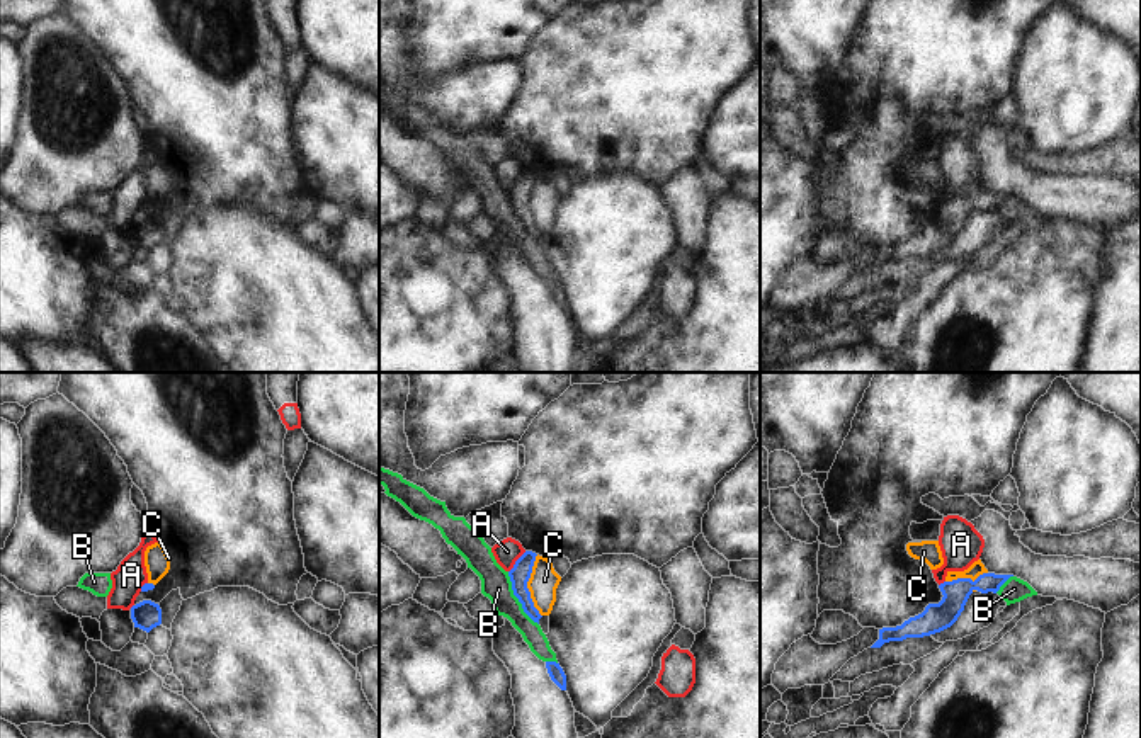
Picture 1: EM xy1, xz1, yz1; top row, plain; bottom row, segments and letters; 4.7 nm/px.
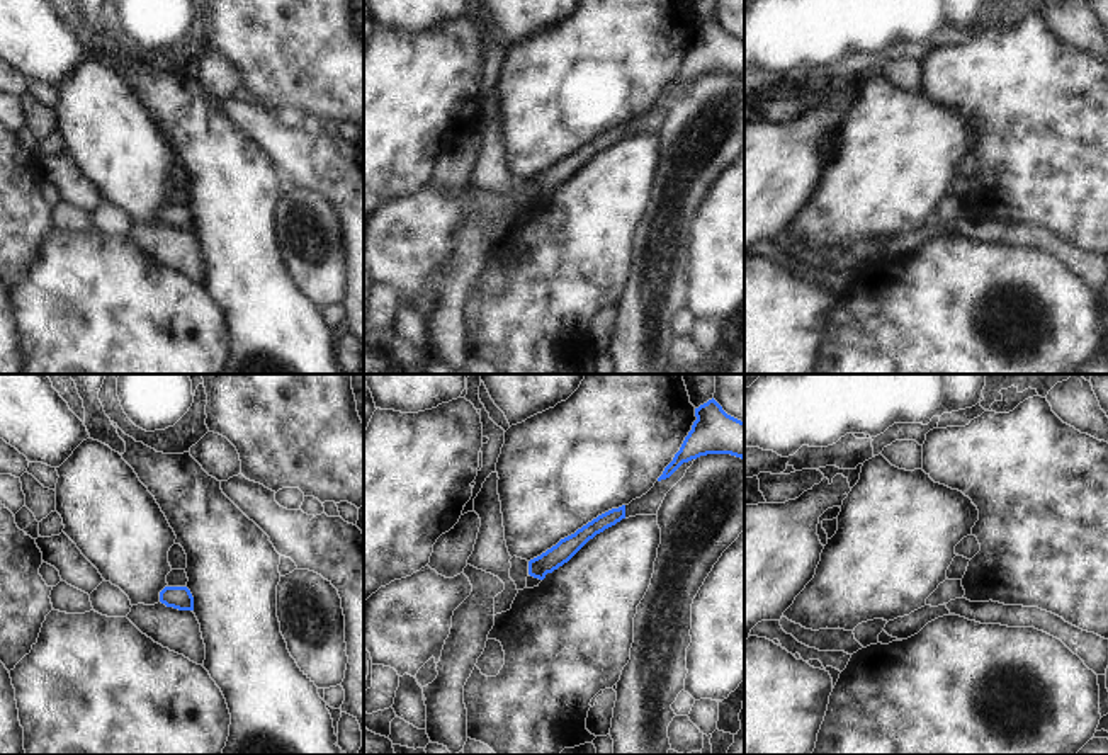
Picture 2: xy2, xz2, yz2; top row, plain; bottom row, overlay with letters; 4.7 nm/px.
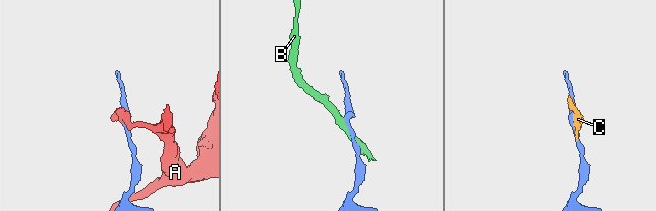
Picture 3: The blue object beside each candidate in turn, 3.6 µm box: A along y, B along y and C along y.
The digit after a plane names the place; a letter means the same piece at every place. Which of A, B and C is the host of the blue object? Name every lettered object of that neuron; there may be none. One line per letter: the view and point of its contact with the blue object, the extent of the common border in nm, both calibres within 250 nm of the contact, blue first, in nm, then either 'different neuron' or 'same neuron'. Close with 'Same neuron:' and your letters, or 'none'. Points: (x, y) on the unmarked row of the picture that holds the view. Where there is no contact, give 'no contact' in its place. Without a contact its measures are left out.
A: xz1 (516, 181) | 130 nm | 100/120 nm | different neuron
B: xz1 (517, 216) | 300 nm | 100/140 nm | different neuron
C: xz1 (526, 204) | 300 nm | 100/140 nm | different neuron
Same neuron: none

